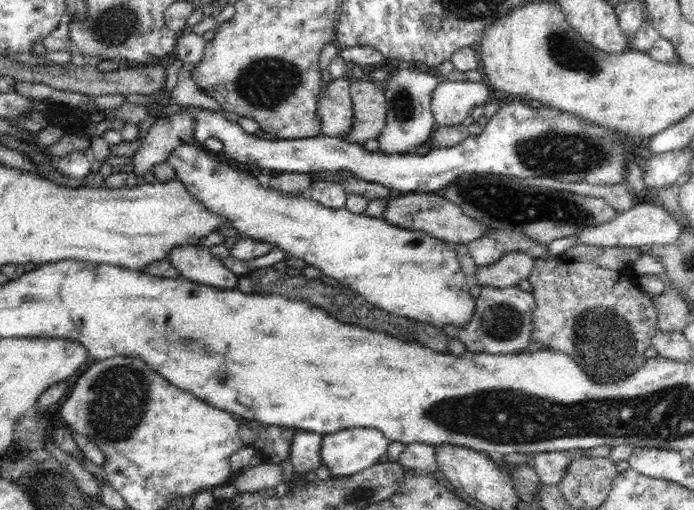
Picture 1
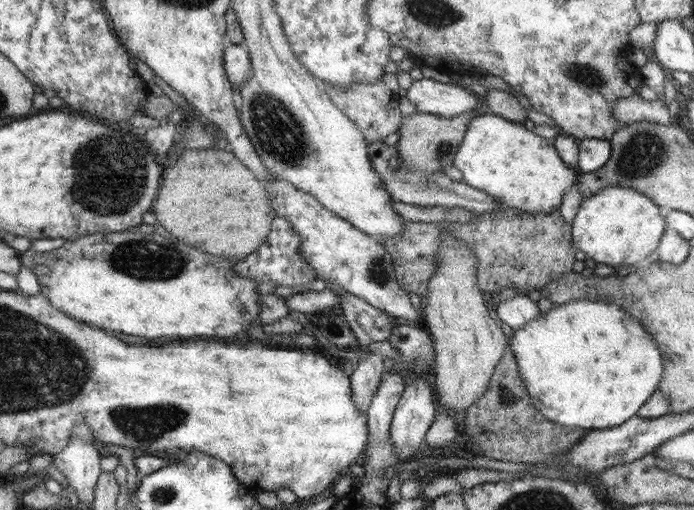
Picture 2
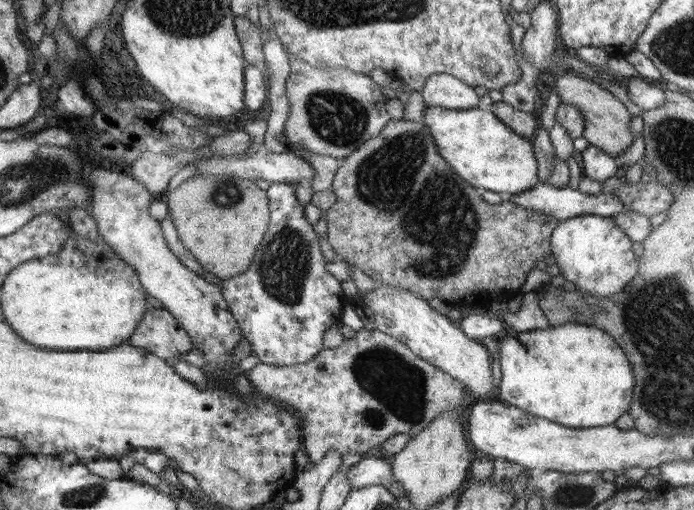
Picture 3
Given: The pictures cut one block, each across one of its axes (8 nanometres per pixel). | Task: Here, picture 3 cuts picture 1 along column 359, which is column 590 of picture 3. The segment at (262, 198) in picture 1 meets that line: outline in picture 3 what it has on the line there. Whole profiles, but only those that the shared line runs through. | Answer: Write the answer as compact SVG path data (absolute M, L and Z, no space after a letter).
M584 215L567 218L557 225L549 244L553 246L556 263L566 281L576 285L576 289L594 296L616 295L634 280L640 270L636 264L636 254L632 252L632 240L623 232L612 217Z

